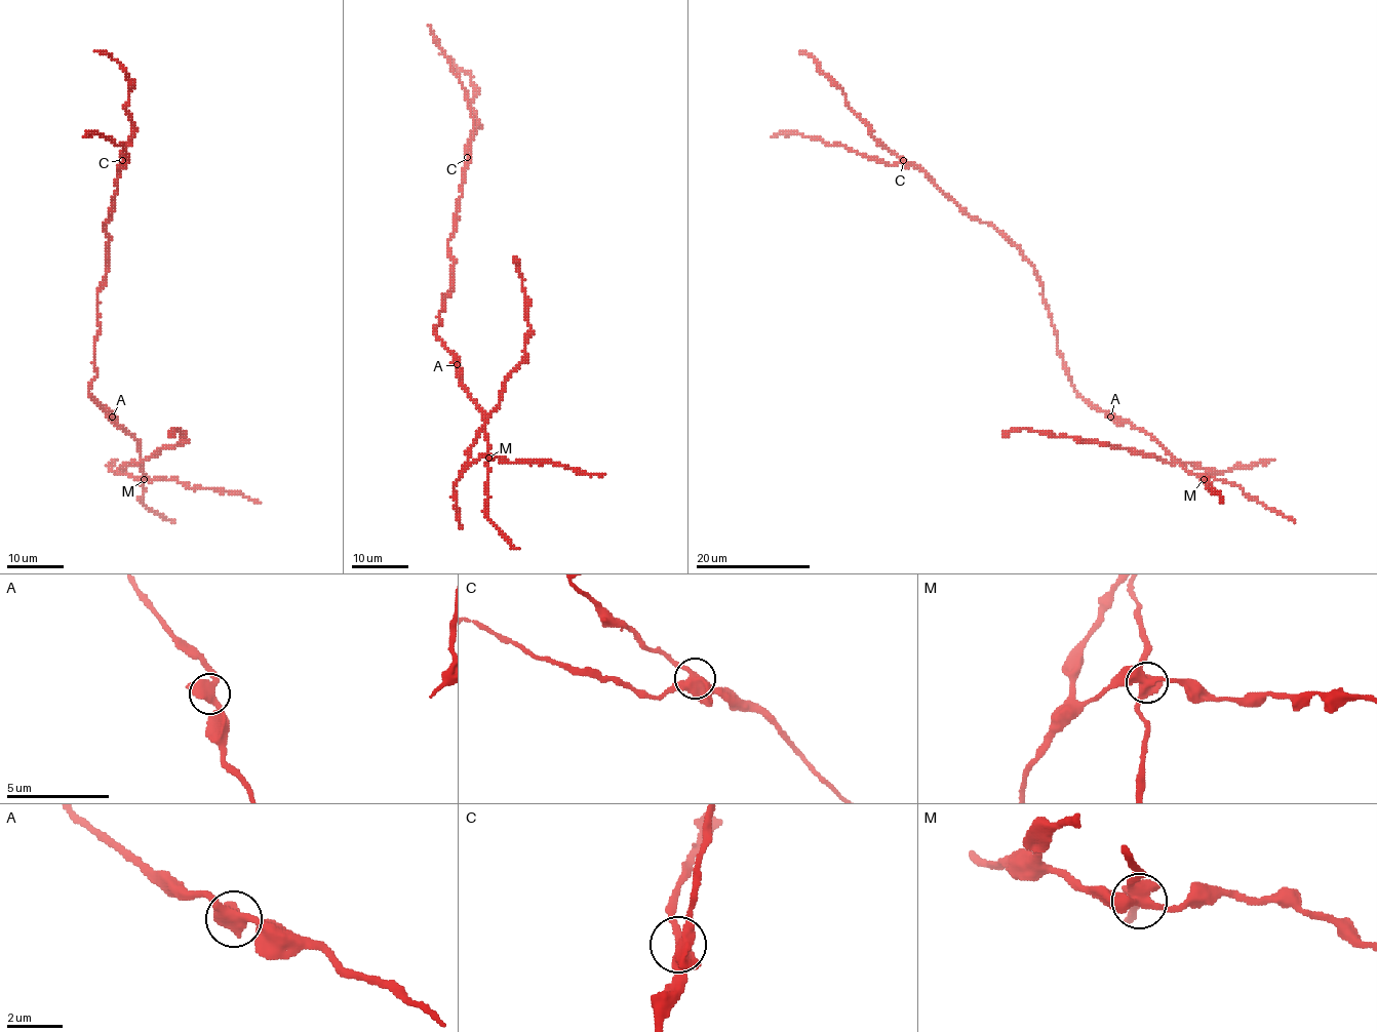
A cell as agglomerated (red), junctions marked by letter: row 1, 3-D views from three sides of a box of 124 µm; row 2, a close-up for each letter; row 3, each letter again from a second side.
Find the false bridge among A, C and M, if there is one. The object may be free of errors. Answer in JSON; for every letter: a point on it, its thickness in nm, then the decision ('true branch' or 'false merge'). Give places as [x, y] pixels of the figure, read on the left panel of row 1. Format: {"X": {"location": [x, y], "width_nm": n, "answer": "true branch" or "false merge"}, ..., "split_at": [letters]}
{"A": {"location": [112, 417], "width_nm": 440, "answer": "true branch"}, "C": {"location": [122, 160], "width_nm": 420, "answer": "true branch"}, "M": {"location": [144, 479], "width_nm": 480, "answer": "false merge"}, "split_at": ["M"]}

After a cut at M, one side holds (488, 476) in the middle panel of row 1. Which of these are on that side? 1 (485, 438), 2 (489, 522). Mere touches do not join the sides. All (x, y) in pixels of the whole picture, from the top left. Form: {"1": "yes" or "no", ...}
{"1": "yes", "2": "yes"}

